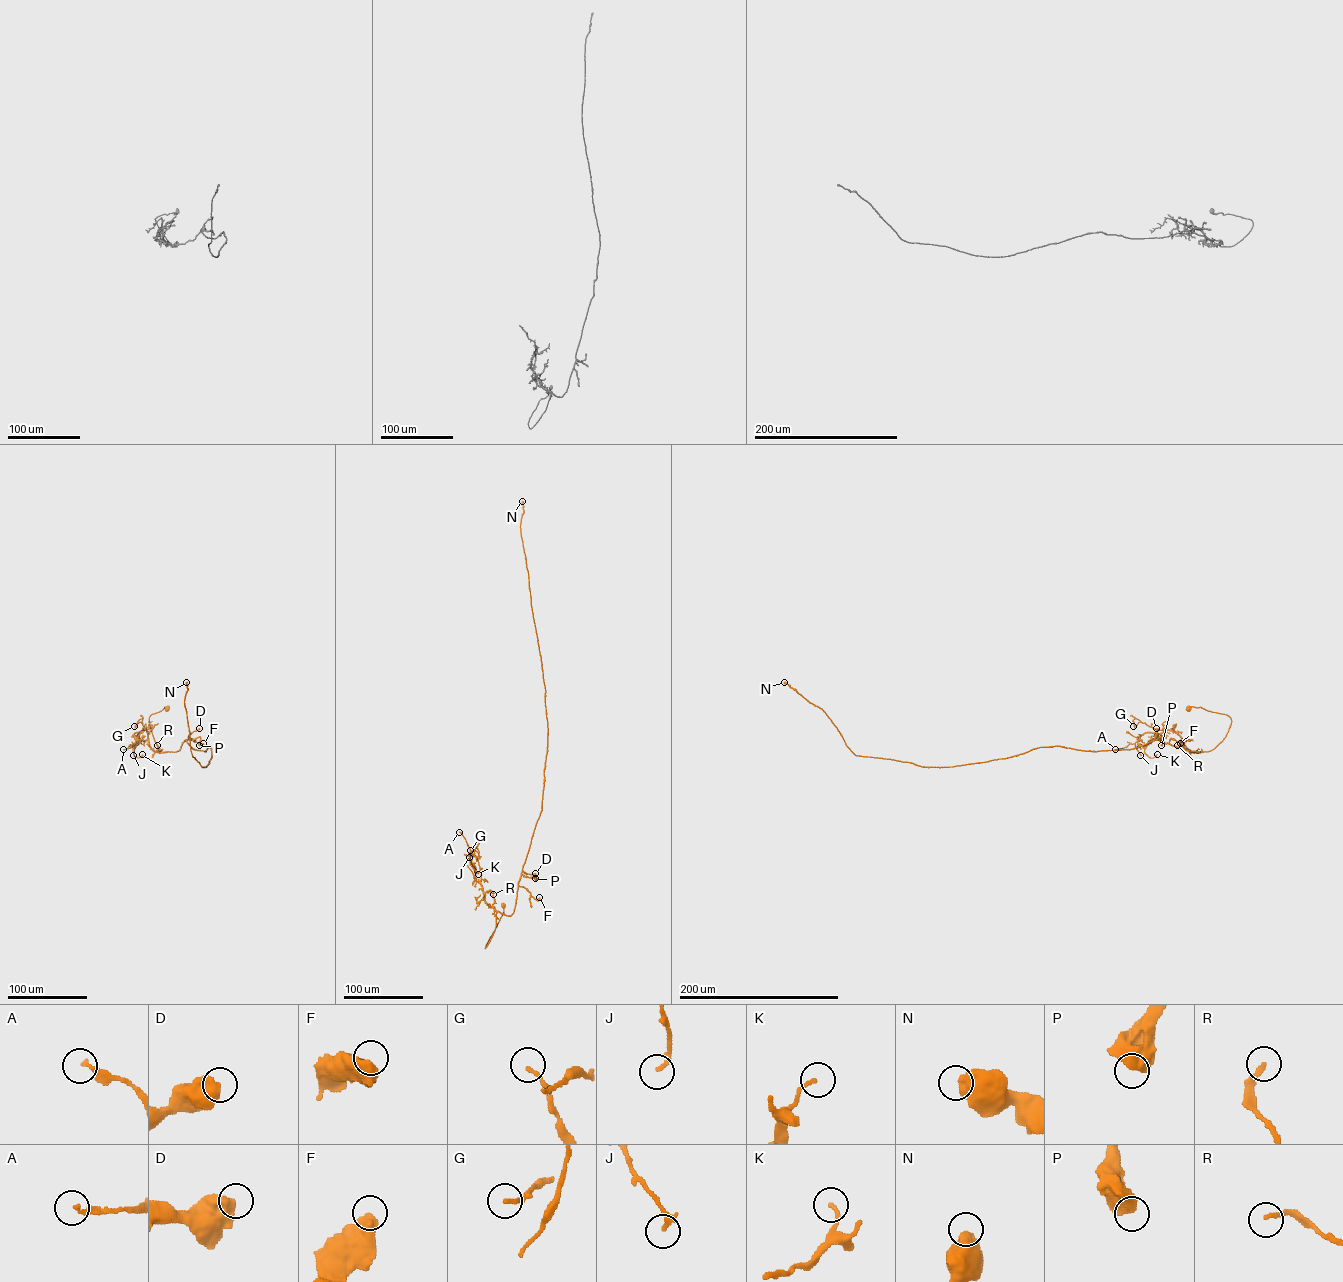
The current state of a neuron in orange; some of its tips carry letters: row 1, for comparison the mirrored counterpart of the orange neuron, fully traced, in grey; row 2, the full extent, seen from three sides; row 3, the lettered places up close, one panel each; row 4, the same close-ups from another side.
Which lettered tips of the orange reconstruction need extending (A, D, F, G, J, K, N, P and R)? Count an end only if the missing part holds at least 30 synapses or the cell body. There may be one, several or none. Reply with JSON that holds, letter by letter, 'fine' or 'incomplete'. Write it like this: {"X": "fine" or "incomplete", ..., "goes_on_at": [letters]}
{"A": "fine", "D": "fine", "F": "fine", "G": "fine", "J": "fine", "K": "fine", "N": "fine", "P": "fine", "R": "fine", "goes_on_at": []}

